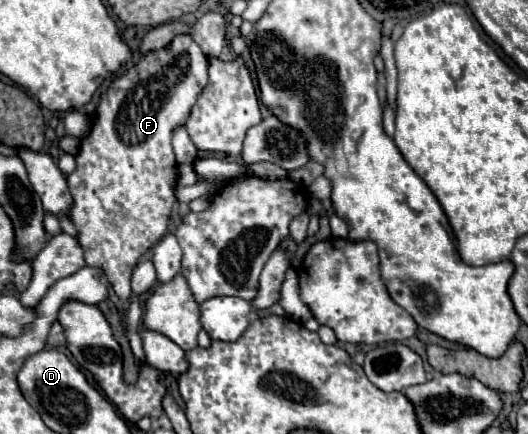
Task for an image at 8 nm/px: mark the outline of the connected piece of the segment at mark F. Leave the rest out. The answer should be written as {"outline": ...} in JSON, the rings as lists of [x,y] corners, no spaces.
{"outline":[[[180,34],[176,36],[172,42],[170,42],[170,50],[162,48],[162,50],[154,50],[154,52],[148,52],[134,68],[130,68],[124,76],[116,78],[108,92],[102,96],[102,100],[98,102],[96,110],[98,110],[98,120],[96,124],[92,126],[90,134],[82,140],[82,146],[80,146],[80,152],[76,154],[76,170],[68,176],[68,188],[70,188],[70,194],[72,194],[72,208],[68,210],[68,218],[72,220],[72,224],[76,226],[78,230],[78,242],[84,250],[84,256],[86,256],[86,264],[88,266],[96,266],[96,268],[102,268],[106,270],[108,278],[110,278],[110,284],[114,288],[114,292],[118,294],[120,300],[126,300],[130,296],[130,276],[132,276],[132,270],[136,268],[138,260],[166,234],[166,226],[168,226],[168,218],[170,218],[170,212],[172,212],[172,206],[176,202],[176,156],[174,156],[174,150],[172,150],[172,130],[180,124],[186,124],[188,120],[188,114],[200,94],[200,90],[206,86],[208,82],[208,58],[204,56],[202,48],[194,42],[194,38],[190,34]]]}

